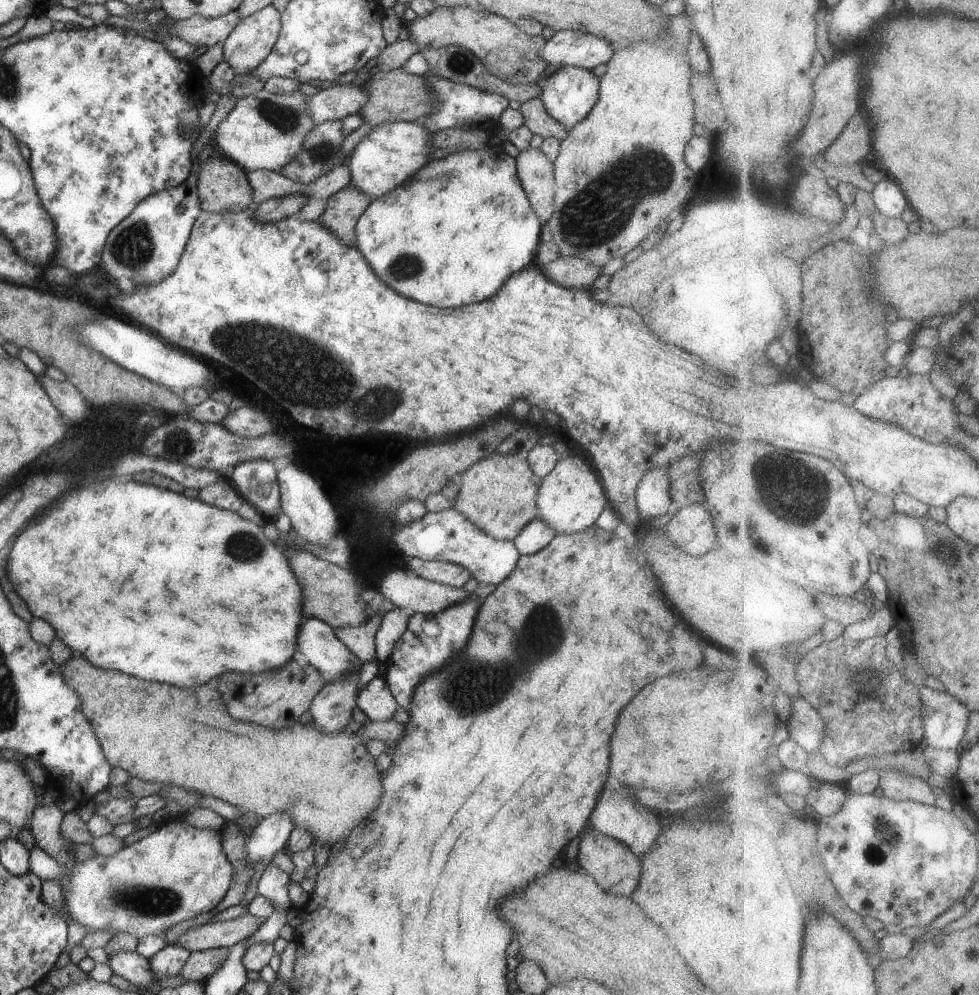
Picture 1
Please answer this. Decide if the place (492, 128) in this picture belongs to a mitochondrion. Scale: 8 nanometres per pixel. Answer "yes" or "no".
no

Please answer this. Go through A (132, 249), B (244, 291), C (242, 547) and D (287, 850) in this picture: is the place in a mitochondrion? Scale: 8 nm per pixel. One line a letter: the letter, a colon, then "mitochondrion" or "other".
A: mitochondrion
B: other
C: mitochondrion
D: other

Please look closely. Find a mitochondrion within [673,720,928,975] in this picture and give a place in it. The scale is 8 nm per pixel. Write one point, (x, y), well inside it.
(872, 853)

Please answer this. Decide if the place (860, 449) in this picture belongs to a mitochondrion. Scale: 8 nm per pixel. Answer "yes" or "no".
no

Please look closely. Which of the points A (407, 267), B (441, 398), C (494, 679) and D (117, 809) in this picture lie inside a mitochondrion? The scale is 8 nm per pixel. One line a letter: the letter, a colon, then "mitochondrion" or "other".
A: mitochondrion
B: other
C: mitochondrion
D: other

